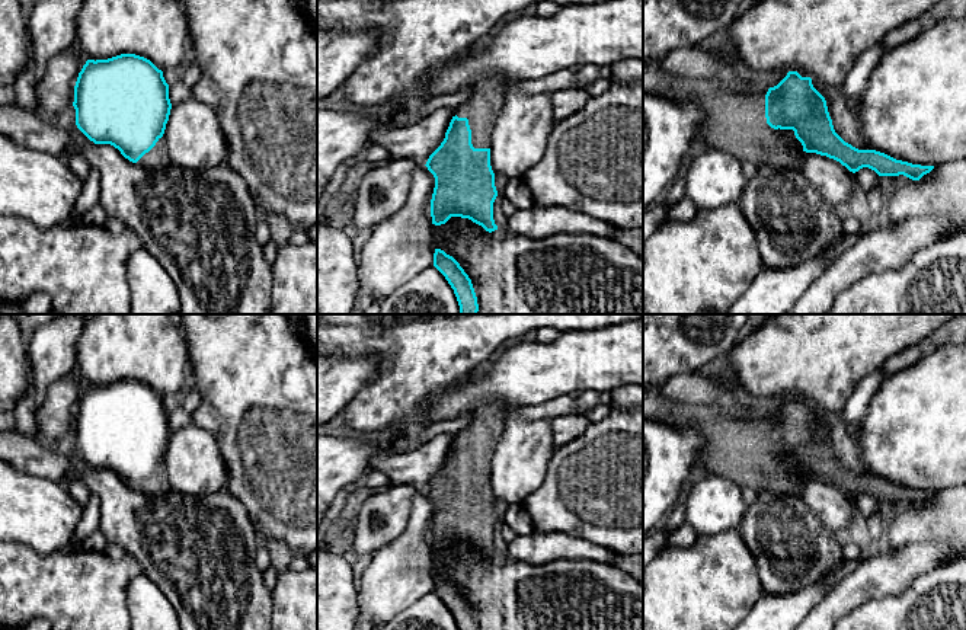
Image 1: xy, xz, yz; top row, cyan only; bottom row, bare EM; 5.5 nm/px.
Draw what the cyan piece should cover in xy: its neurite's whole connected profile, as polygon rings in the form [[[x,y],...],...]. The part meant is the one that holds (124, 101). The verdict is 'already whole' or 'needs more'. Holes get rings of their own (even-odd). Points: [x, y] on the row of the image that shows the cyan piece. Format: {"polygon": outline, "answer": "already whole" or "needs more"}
{"polygon": [[[135,54],[87,60],[74,86],[73,106],[77,128],[95,144],[111,144],[143,167],[170,166],[163,137],[172,109],[169,84],[150,60]]], "answer": "needs more"}

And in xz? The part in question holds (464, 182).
{"polygon": [[[496,74],[470,89],[470,99],[455,108],[444,141],[425,164],[435,178],[431,199],[435,226],[445,224],[451,217],[461,217],[489,233],[498,230],[493,220],[498,191],[490,166],[490,145],[503,105],[505,81]]], "answer": "needs more"}

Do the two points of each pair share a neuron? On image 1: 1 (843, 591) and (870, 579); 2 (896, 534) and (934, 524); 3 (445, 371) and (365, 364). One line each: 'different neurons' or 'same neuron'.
1: same neuron
2: same neuron
3: different neurons

